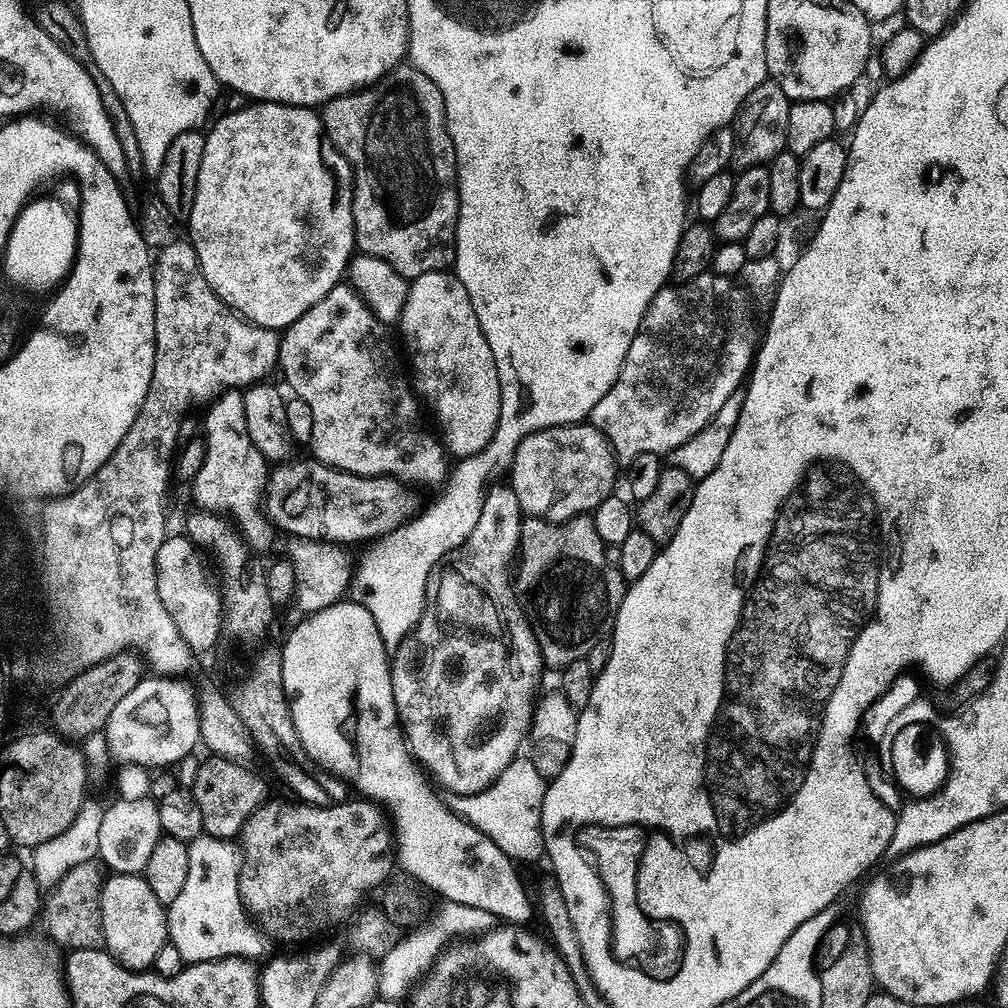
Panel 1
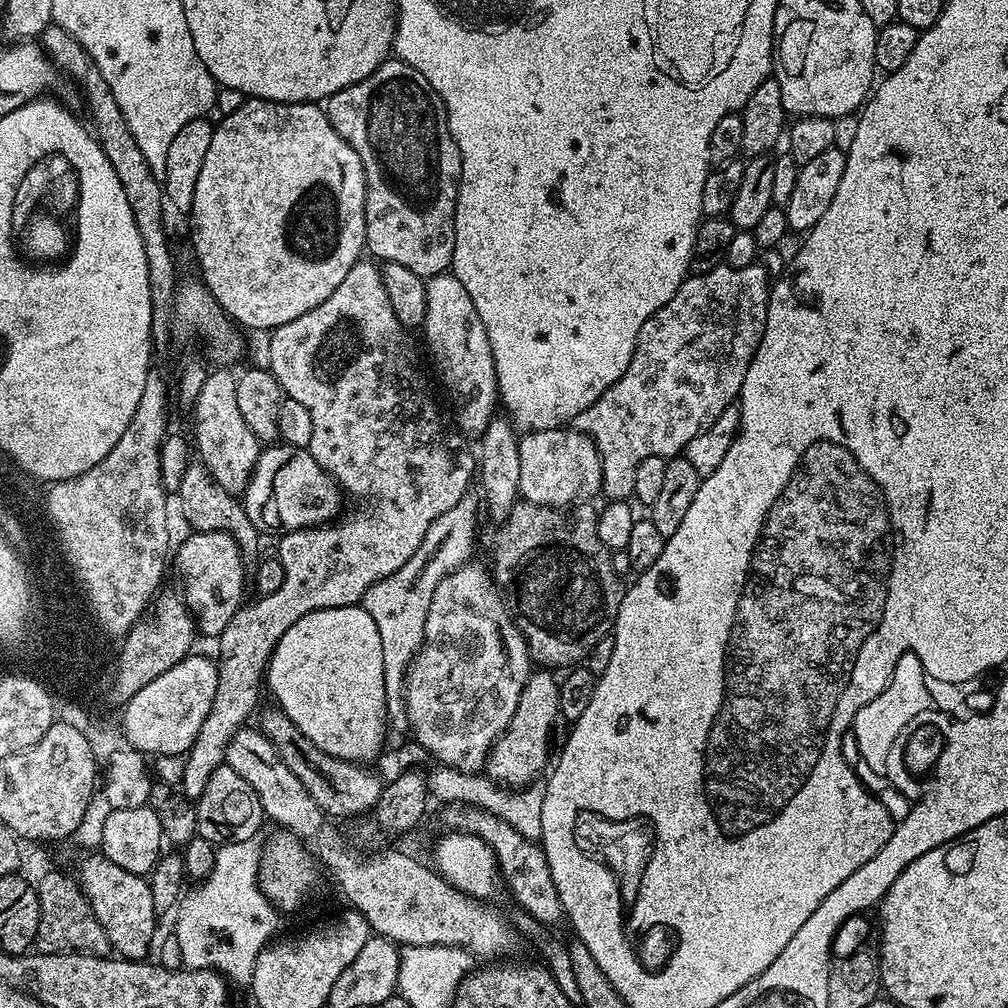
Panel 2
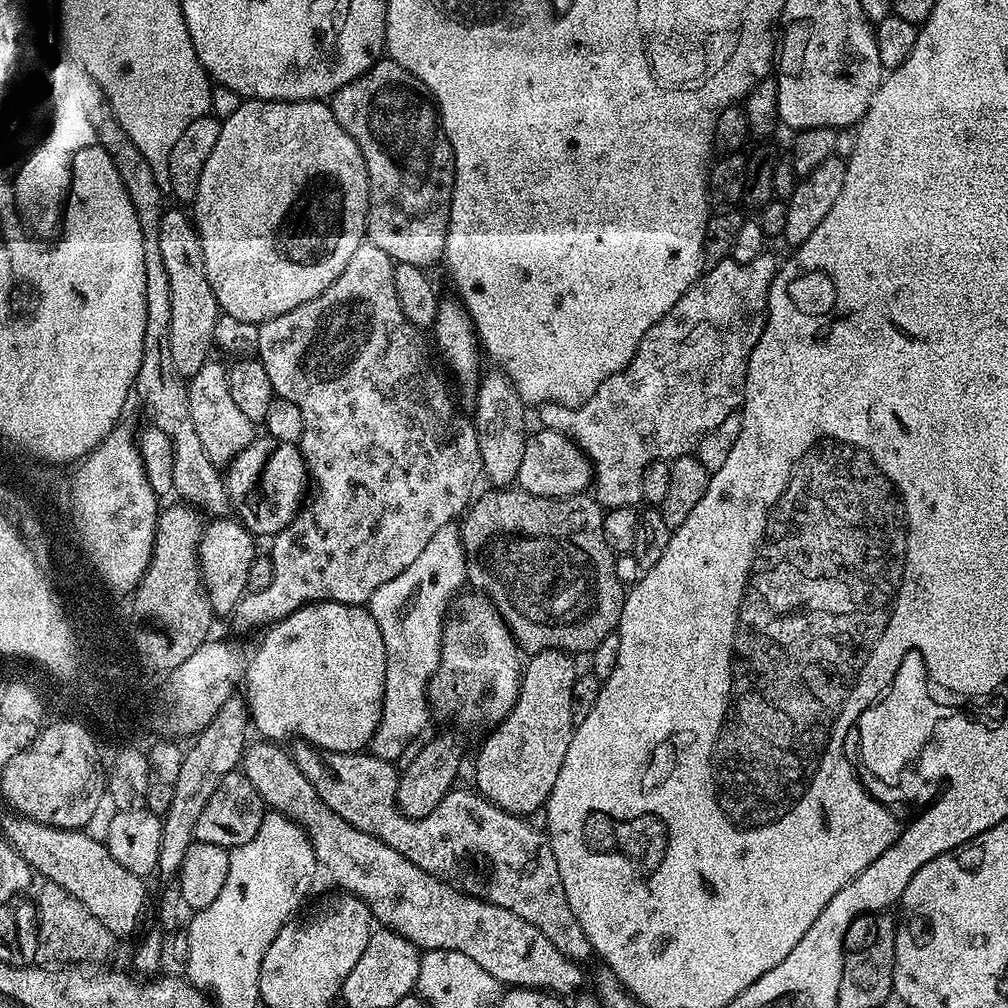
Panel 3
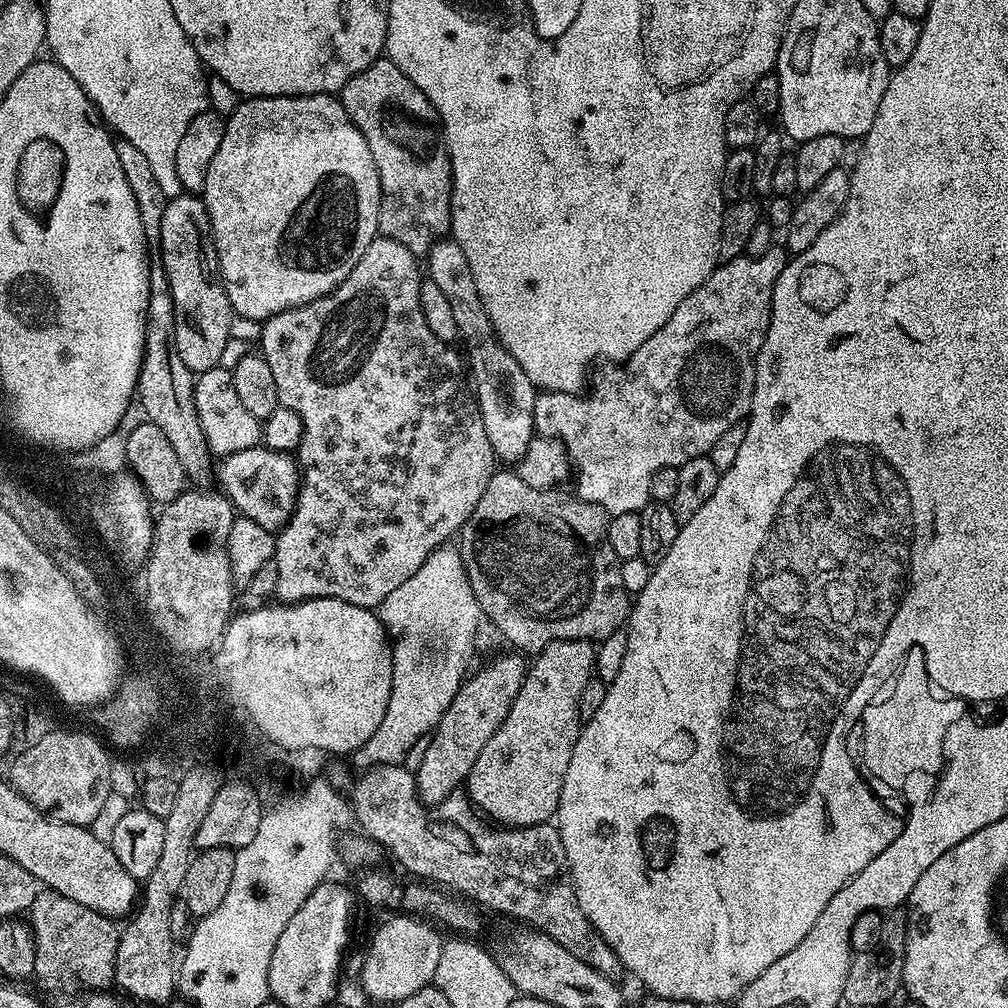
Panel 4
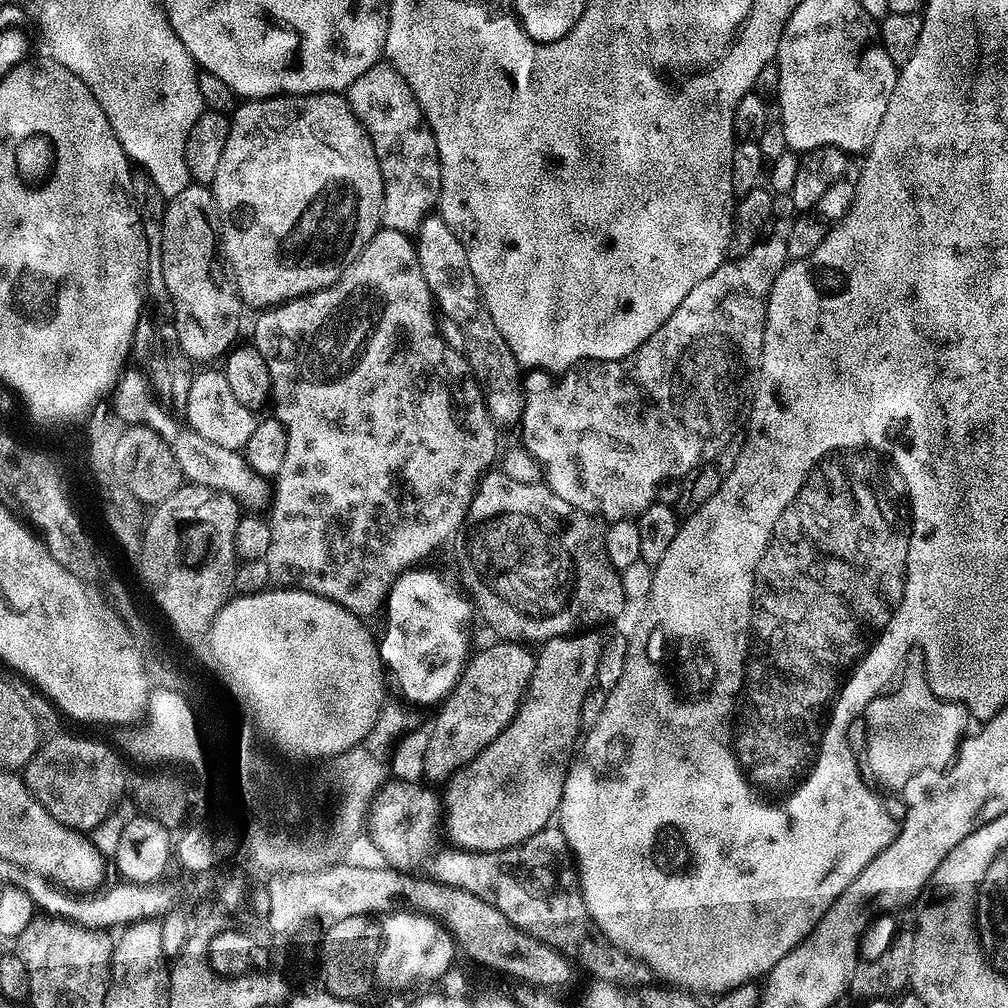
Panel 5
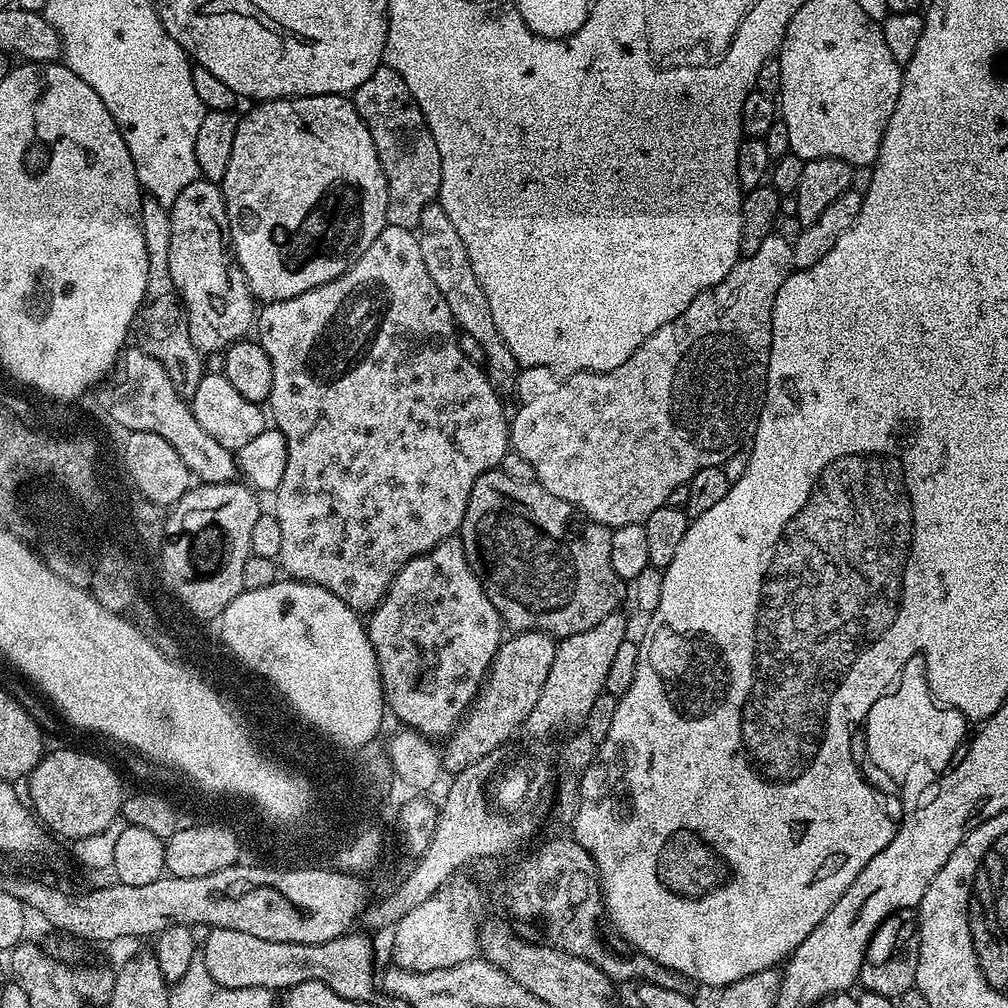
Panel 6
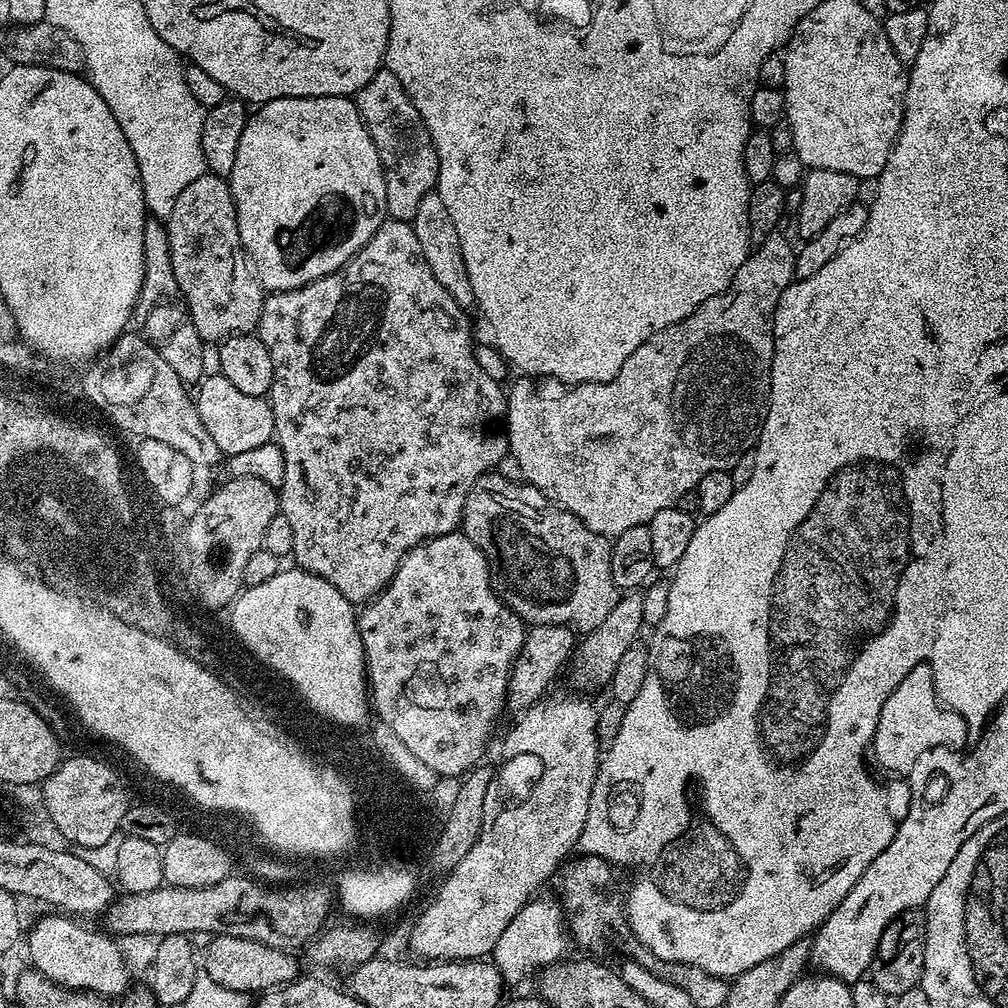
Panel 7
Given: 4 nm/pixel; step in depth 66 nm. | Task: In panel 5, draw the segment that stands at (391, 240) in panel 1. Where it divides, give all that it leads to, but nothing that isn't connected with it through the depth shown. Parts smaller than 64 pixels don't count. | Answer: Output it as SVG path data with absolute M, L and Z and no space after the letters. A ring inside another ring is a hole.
M387 62L370 66L370 70L362 74L362 78L354 78L352 85L346 89L346 99L358 122L362 122L362 126L368 131L374 154L378 158L378 166L382 170L384 205L380 211L380 219L383 227L409 234L418 233L424 220L433 215L434 209L440 203L442 178L438 146L428 121L424 119L424 111L418 106L410 86L406 86L406 78L402 78L402 74L398 74L398 70L394 70Z

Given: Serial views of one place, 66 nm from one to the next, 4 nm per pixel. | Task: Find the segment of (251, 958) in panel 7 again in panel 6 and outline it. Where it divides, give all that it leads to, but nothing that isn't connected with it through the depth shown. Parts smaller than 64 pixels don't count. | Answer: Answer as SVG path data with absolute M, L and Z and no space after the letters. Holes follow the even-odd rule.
M212 928L208 932L209 936L202 940L202 968L210 974L210 978L214 978L214 982L227 988L287 990L295 984L305 984L306 981L321 981L340 998L362 1004L374 992L374 948L369 938L371 935L360 932L352 933L352 930L348 930L322 944L290 944L286 941L266 941L265 938L254 937L241 930Z

